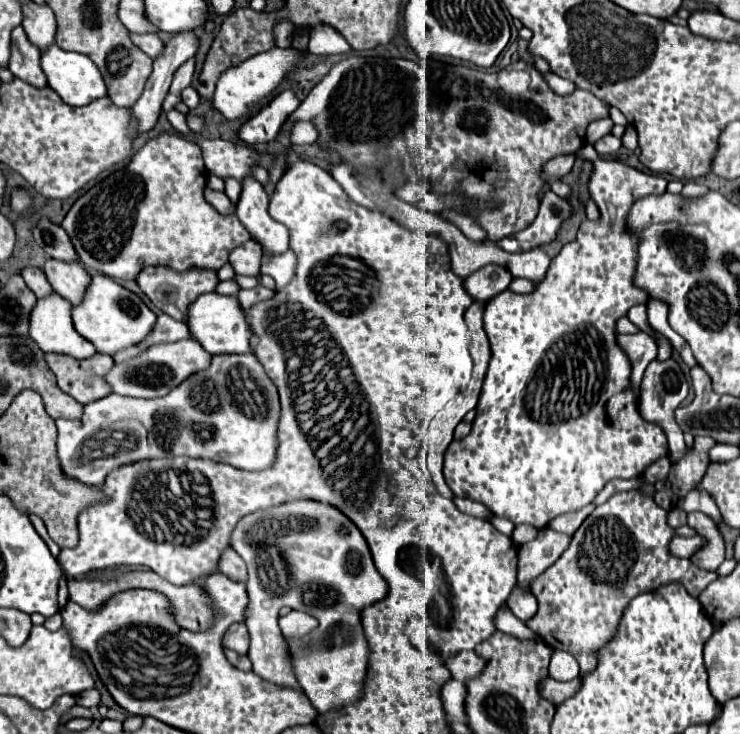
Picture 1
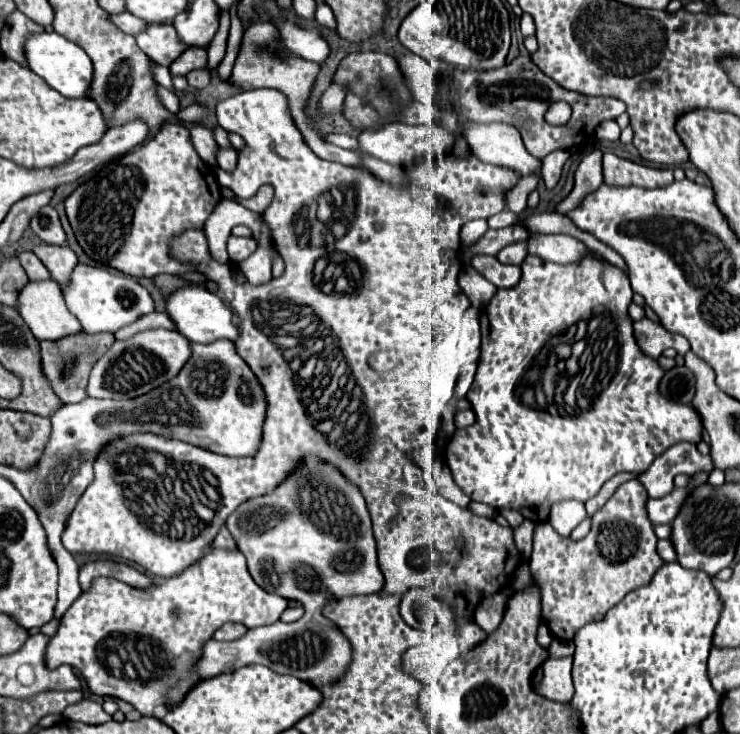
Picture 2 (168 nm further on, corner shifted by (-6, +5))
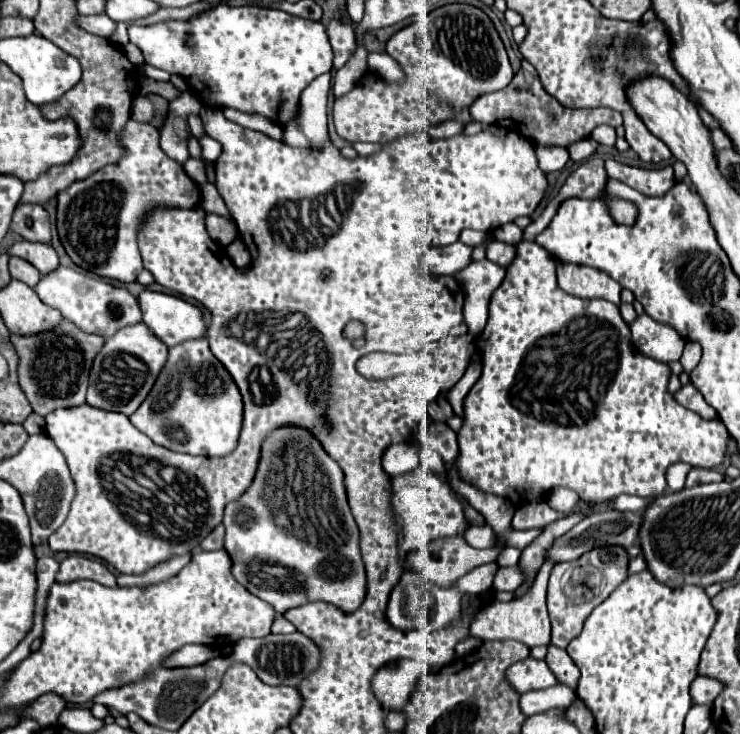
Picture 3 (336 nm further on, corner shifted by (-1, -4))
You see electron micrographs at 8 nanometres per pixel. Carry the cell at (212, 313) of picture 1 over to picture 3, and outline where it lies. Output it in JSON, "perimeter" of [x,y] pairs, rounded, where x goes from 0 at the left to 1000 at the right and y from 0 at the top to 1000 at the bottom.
{"perimeter":[[[192,396],[189,405],[189,421],[192,421],[192,437],[205,448],[205,454],[219,462],[227,473],[235,473],[235,470],[243,470],[249,465],[257,465],[257,462],[268,462],[268,459],[278,459],[278,437],[273,432],[273,424],[270,418],[265,418],[262,413],[257,410],[249,410],[238,402],[227,402],[227,399],[214,399],[214,396]]]}

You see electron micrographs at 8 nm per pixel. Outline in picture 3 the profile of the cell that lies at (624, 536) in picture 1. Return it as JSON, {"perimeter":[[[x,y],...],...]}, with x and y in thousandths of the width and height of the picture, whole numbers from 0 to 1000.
{"perimeter":[[[819,743],[789,753],[784,762],[754,767],[741,792],[741,835],[746,846],[746,879],[765,881],[784,865],[792,841],[808,827],[846,786],[851,756],[838,743]]]}

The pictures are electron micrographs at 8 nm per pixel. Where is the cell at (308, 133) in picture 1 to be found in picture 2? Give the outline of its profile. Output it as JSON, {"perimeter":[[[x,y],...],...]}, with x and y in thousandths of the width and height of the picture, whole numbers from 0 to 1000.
{"perimeter":[[[450,112],[442,120],[442,125],[436,128],[431,142],[434,142],[434,153],[442,153],[442,155],[461,150],[461,144],[464,144],[464,114]]]}

